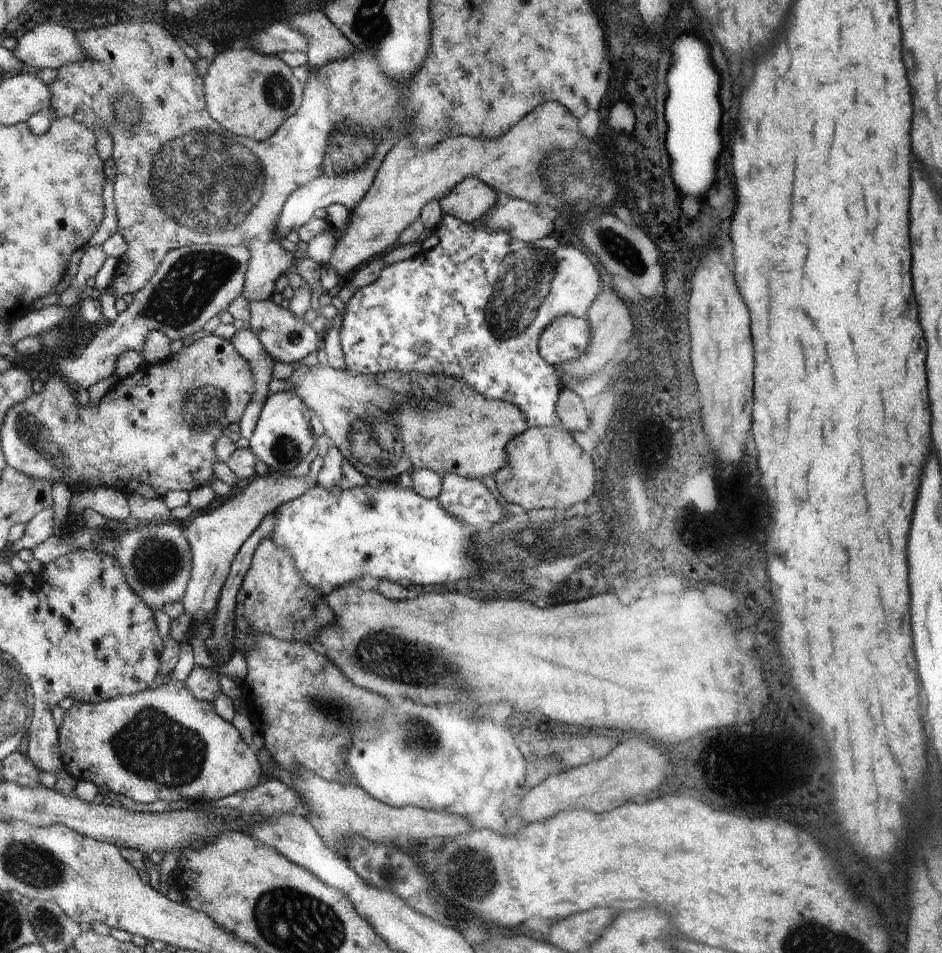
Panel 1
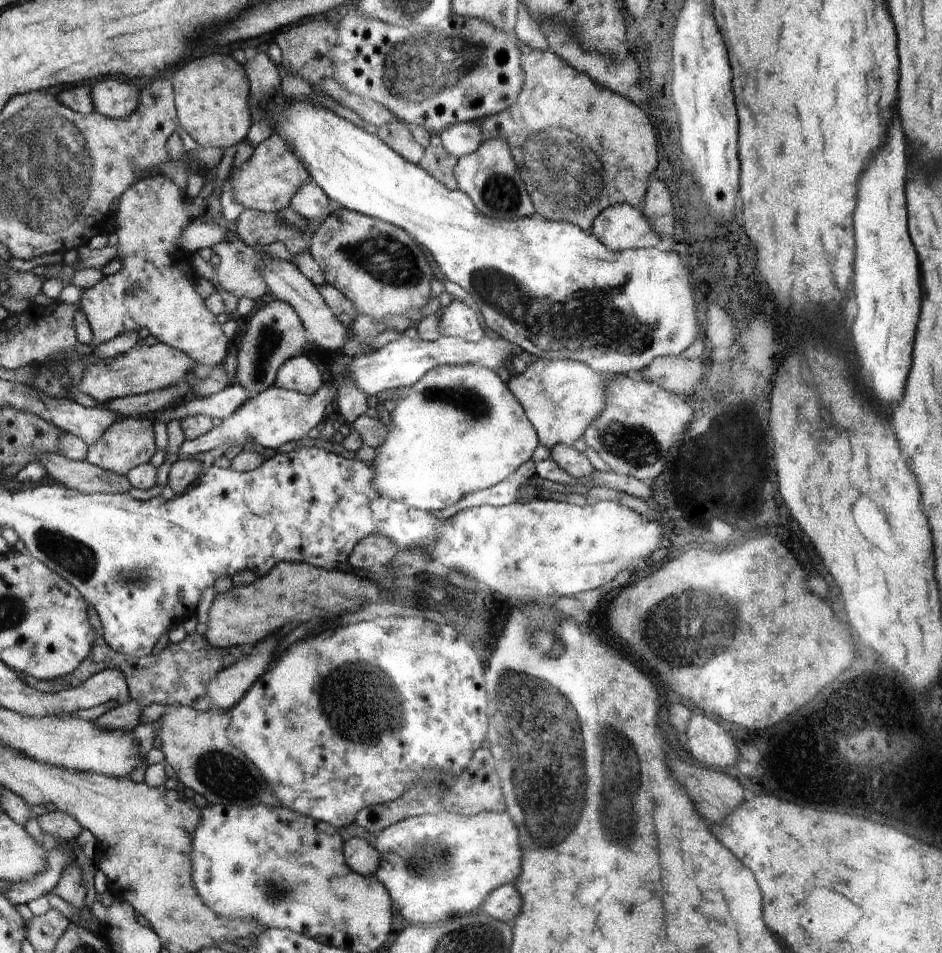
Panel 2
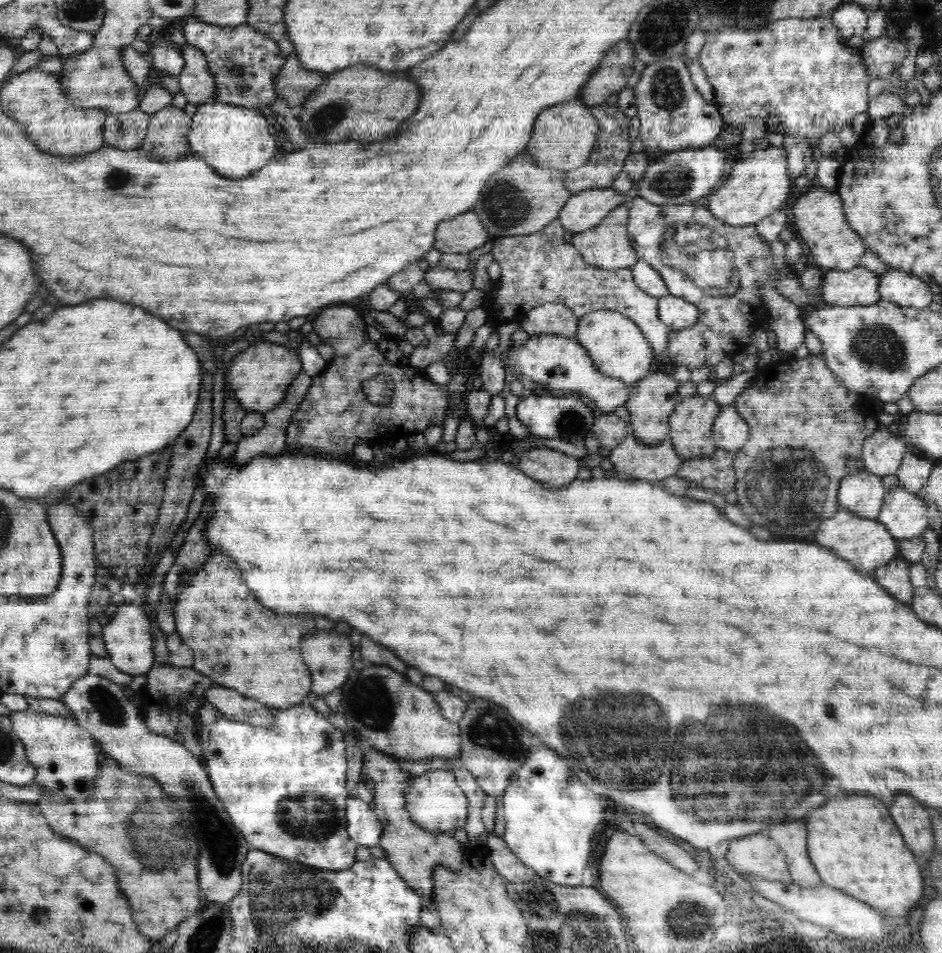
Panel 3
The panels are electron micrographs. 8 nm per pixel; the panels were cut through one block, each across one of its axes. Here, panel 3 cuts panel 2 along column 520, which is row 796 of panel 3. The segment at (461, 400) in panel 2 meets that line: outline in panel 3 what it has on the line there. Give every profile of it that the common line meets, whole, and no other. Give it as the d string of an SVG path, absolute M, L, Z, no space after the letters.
M434 770L420 776L411 775L406 788L406 809L420 827L432 833L452 833L464 828L468 814L468 801L456 784L454 773L449 770Z

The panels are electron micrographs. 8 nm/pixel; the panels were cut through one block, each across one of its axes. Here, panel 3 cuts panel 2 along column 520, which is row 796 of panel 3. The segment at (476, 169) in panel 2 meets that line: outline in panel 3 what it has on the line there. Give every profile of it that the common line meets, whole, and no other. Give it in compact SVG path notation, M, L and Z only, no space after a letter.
M86 673L76 680L59 699L68 707L70 716L77 721L77 724L86 729L102 745L103 755L112 757L118 761L122 768L128 769L128 771L152 777L159 783L164 792L174 794L178 798L180 812L184 814L184 818L181 818L182 827L198 842L196 854L200 855L200 860L197 862L199 890L204 892L206 900L210 900L210 902L228 904L238 894L238 890L242 888L241 867L247 852L250 850L249 844L244 840L244 836L234 828L230 816L226 814L224 804L214 794L214 788L212 788L207 769L203 763L188 749L184 749L182 744L174 743L174 740L163 734L154 734L148 731L148 727L144 725L144 714L141 714L140 707L130 703L129 694L124 691L123 687L103 676Z

